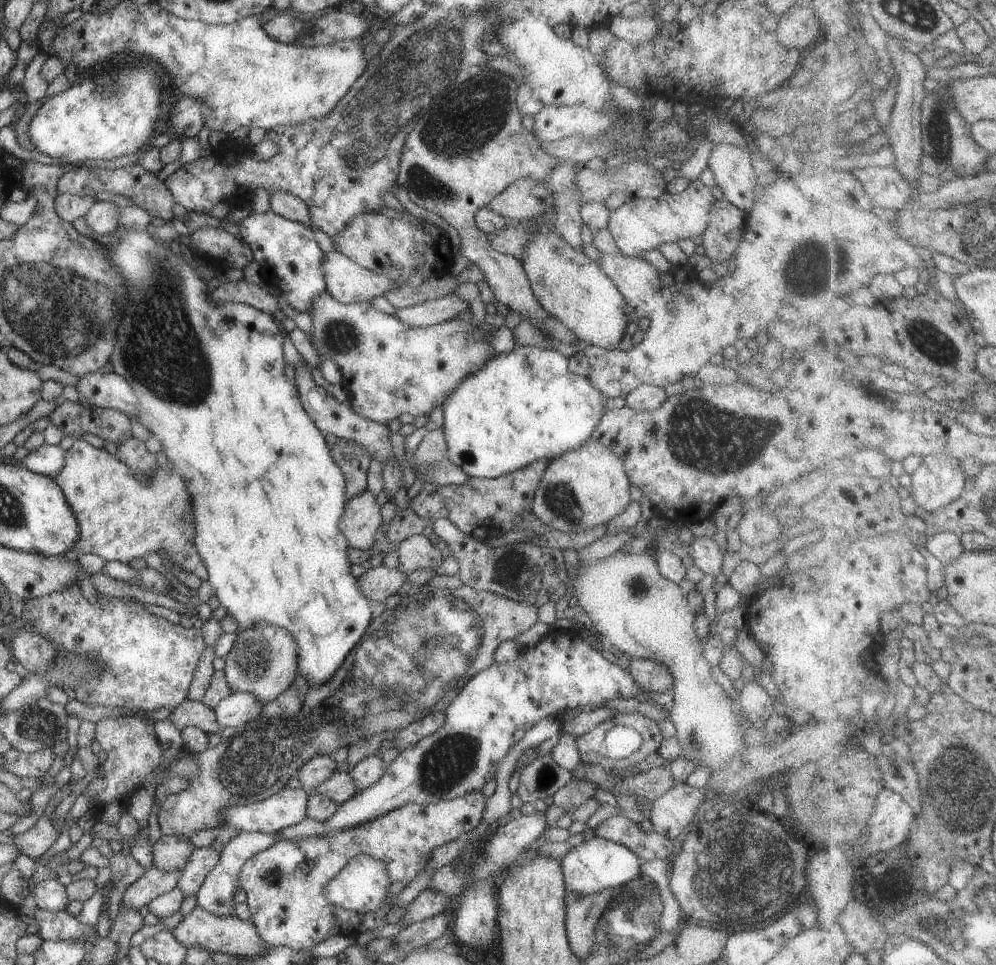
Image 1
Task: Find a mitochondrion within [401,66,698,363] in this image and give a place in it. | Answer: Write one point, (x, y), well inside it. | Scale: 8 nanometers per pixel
(457, 127)

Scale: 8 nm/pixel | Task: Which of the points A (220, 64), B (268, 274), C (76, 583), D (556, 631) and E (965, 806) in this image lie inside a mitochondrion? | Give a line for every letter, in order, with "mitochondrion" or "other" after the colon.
A: other
B: other
C: other
D: other
E: mitochondrion

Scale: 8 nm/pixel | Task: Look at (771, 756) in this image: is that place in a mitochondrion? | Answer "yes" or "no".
no

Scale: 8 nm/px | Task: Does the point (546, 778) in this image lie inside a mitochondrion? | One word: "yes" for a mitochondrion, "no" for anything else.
no

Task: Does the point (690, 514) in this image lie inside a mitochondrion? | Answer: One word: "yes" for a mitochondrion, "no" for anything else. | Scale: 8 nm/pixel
no

